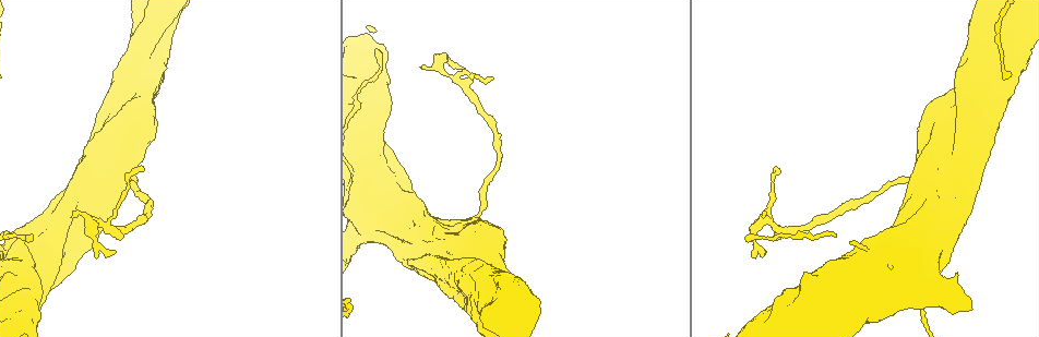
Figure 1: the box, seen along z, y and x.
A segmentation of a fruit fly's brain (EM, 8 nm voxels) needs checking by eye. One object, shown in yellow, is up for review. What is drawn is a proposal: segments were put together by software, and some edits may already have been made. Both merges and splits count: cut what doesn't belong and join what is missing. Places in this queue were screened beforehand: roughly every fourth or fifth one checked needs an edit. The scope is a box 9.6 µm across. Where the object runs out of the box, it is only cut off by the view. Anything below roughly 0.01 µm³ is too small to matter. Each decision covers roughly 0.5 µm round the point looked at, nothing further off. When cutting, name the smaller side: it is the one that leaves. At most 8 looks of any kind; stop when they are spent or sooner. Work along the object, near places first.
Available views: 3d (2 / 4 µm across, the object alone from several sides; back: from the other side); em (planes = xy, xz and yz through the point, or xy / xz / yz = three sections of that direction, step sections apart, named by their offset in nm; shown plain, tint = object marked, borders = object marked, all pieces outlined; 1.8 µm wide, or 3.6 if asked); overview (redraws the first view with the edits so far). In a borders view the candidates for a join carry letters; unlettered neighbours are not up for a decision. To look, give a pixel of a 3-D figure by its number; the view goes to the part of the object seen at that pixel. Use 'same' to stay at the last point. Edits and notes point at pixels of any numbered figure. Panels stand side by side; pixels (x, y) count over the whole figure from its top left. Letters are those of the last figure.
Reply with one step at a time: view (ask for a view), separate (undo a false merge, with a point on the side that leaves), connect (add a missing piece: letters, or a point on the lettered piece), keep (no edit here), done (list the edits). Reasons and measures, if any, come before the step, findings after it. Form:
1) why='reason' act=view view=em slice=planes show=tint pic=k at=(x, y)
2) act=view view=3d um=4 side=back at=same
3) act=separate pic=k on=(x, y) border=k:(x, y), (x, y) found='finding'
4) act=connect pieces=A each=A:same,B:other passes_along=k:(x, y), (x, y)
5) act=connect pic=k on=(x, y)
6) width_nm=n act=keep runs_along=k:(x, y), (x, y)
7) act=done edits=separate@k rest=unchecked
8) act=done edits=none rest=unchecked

why='a narrow waist' act=view view=3d um=2 pic=1 at=(17, 237)

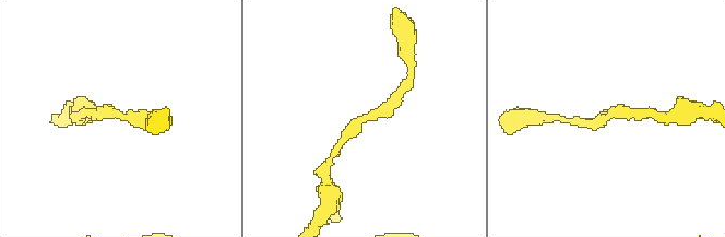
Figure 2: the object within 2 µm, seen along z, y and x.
act=view view=em slice=yz step=4 show=tint pic=2 at=(363, 117)

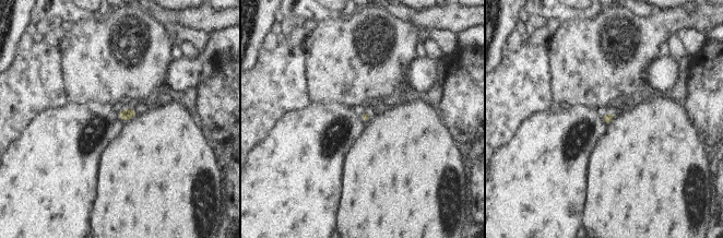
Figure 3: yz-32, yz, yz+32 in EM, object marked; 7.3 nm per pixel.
act=view view=em slice=planes show=borders at=same

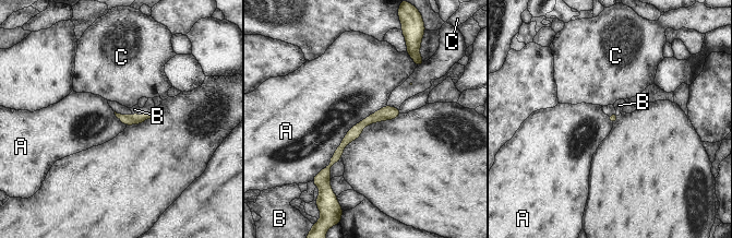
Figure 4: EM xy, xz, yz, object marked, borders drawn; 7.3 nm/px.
act=keep each=A:other,B:other,C:other border=4:(386, 105), (356, 123), (315, 176) found='one neuron here'

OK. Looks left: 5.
why='two arms in line, one across' act=view view=em slice=planes show=borders pic=1 at=(458, 81)

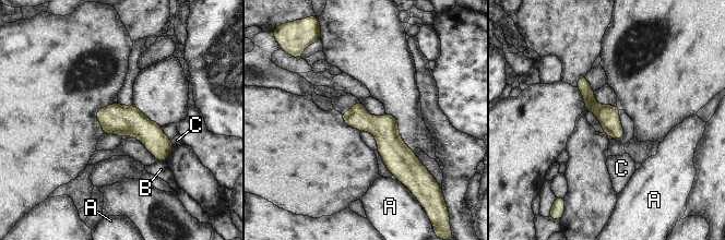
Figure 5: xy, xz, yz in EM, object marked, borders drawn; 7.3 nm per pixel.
act=keep each=A:other,B:other,C:other runs_along=5:(359, 105), (399, 158), (400, 177) found='continuous, no second neuron'

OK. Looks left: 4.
why='closes a loop' act=view view=3d um=4 pic=1 at=(932, 172)

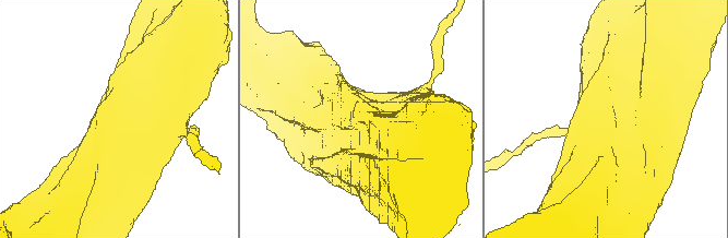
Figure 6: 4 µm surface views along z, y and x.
why='need the tissue' act=view view=em um=3.6 slice=planes show=borders pic=6 at=(604, 117)

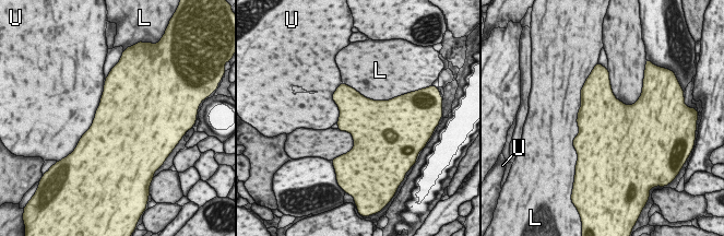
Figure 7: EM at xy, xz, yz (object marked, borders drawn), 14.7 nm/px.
act=keep each=L:other,U:other border=7:(105, 85), (94, 120), (81, 138) found='continuous, no second neuron'

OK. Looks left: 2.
act=done edits=none rest=unchecked

